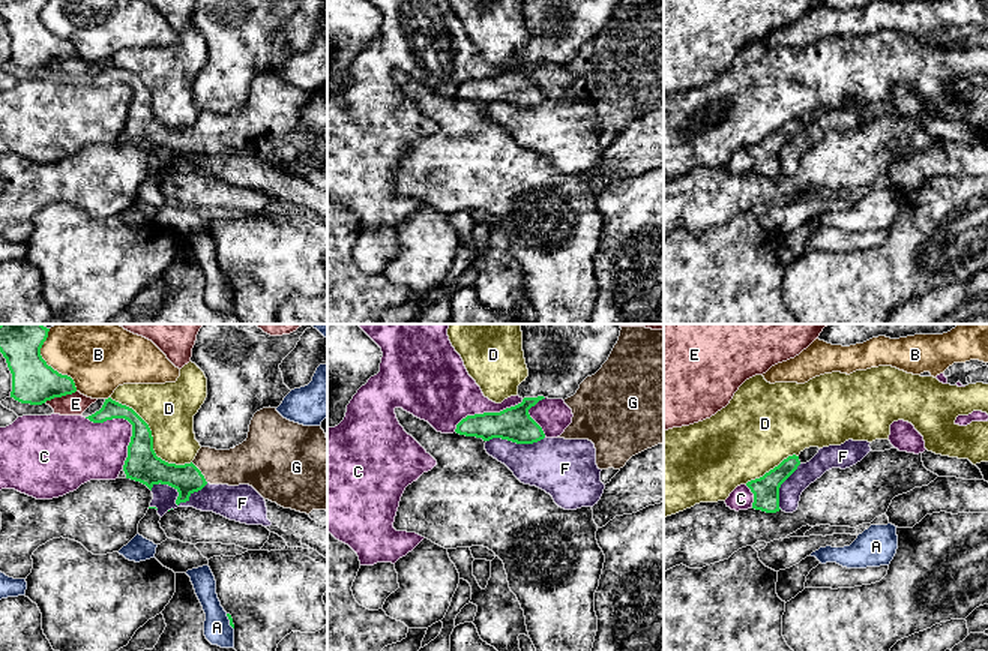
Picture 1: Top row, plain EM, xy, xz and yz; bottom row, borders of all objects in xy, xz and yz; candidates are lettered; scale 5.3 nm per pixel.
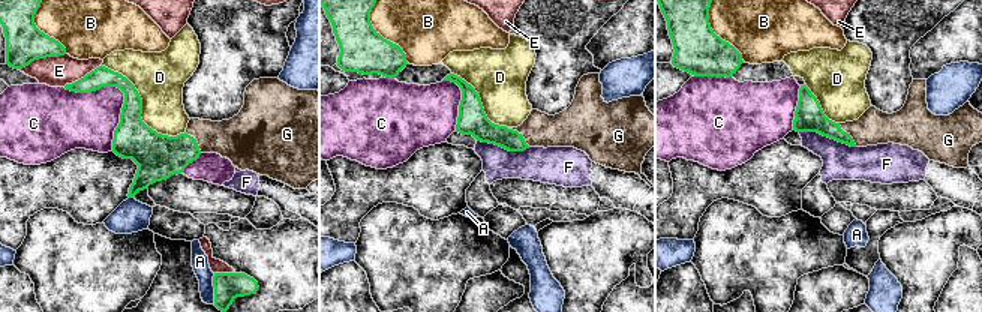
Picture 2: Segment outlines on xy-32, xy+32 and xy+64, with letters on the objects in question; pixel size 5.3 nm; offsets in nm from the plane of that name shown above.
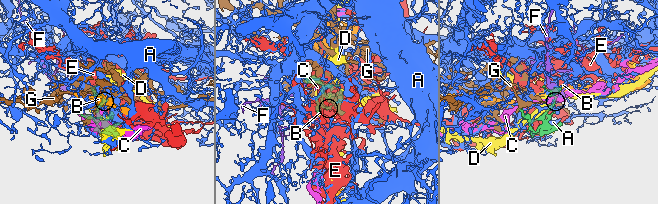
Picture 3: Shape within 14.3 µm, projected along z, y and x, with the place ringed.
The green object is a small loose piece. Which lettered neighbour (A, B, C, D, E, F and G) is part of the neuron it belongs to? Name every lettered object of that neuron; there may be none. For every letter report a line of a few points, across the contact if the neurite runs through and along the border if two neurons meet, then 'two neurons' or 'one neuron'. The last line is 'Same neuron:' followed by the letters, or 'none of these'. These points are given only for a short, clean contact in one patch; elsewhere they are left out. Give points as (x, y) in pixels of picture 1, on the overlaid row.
A: two neurons
B: two neurons
C: two neurons
D: two neurons
E: two neurons
F: two neurons
G: xy (186, 479), (200, 473), (207, 467), (245, 464) | one neuron
Same neuron: G

